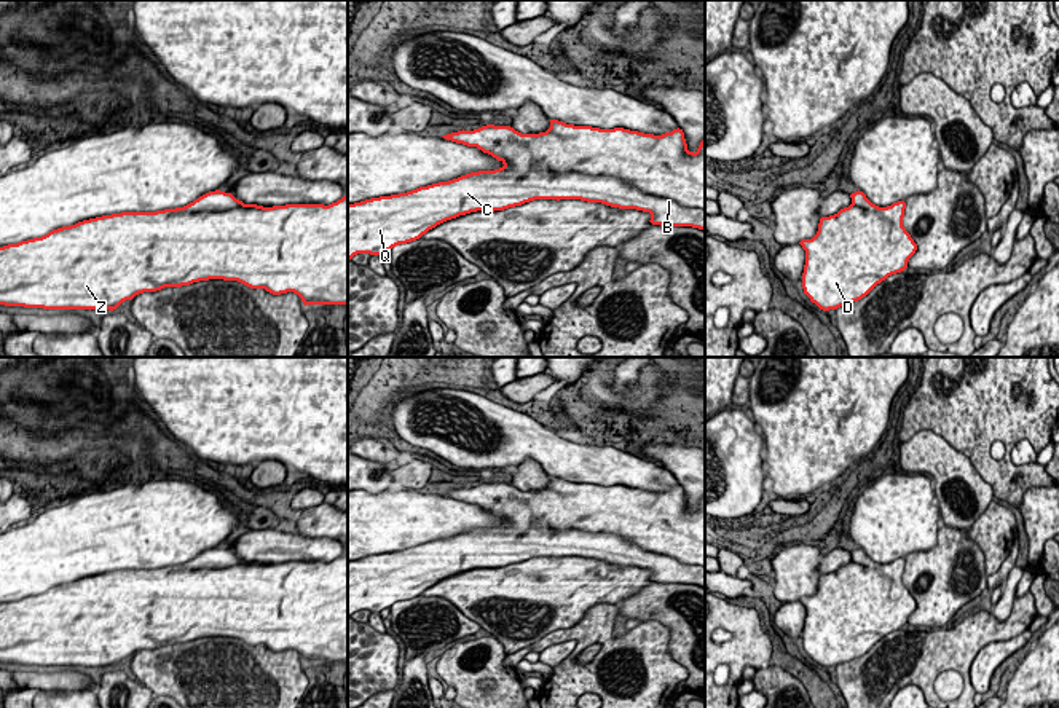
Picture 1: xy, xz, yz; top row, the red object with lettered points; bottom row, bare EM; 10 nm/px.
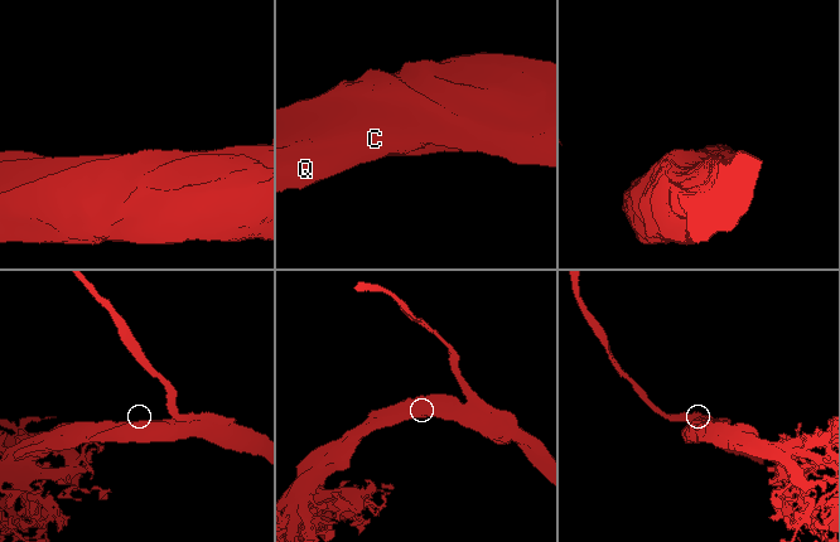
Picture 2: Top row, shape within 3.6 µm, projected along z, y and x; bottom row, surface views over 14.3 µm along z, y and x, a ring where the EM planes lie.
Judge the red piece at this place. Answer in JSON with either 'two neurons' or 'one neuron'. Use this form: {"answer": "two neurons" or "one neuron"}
{"answer": "one neuron"}

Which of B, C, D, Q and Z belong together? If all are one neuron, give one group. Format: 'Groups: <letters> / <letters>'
Groups: B C D Q Z

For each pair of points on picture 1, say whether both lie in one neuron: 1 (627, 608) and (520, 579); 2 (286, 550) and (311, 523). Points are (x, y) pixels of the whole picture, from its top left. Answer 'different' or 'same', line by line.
1: different
2: different

